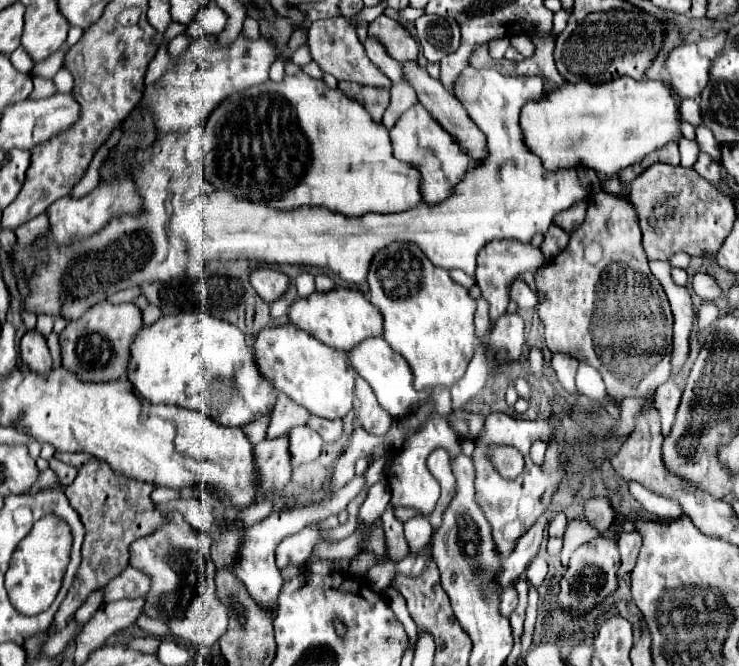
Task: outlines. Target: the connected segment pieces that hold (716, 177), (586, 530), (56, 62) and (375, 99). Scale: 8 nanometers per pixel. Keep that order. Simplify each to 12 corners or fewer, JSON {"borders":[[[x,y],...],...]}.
{"borders":[[[699,151],[693,169],[711,183],[721,181],[719,165]],[[577,515],[563,535],[561,563],[567,565],[571,553],[591,539],[599,529]],[[65,49],[31,69],[33,77],[53,79],[61,69]],[[341,81],[339,89],[363,103],[375,121],[389,105],[389,93]]]}

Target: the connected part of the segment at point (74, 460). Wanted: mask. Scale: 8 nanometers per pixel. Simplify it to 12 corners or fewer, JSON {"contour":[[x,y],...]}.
{"contour":[[61,453],[55,457],[73,467],[81,467],[91,455]]}

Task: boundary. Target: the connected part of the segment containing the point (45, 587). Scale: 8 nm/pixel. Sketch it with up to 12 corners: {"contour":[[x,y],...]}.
{"contour":[[45,515],[5,573],[21,615],[47,611],[71,551],[71,527]]}

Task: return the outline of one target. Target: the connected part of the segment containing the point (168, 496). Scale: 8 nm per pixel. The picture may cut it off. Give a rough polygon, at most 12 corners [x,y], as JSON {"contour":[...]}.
{"contour":[[155,487],[153,503],[165,503],[179,497],[179,491]]}

